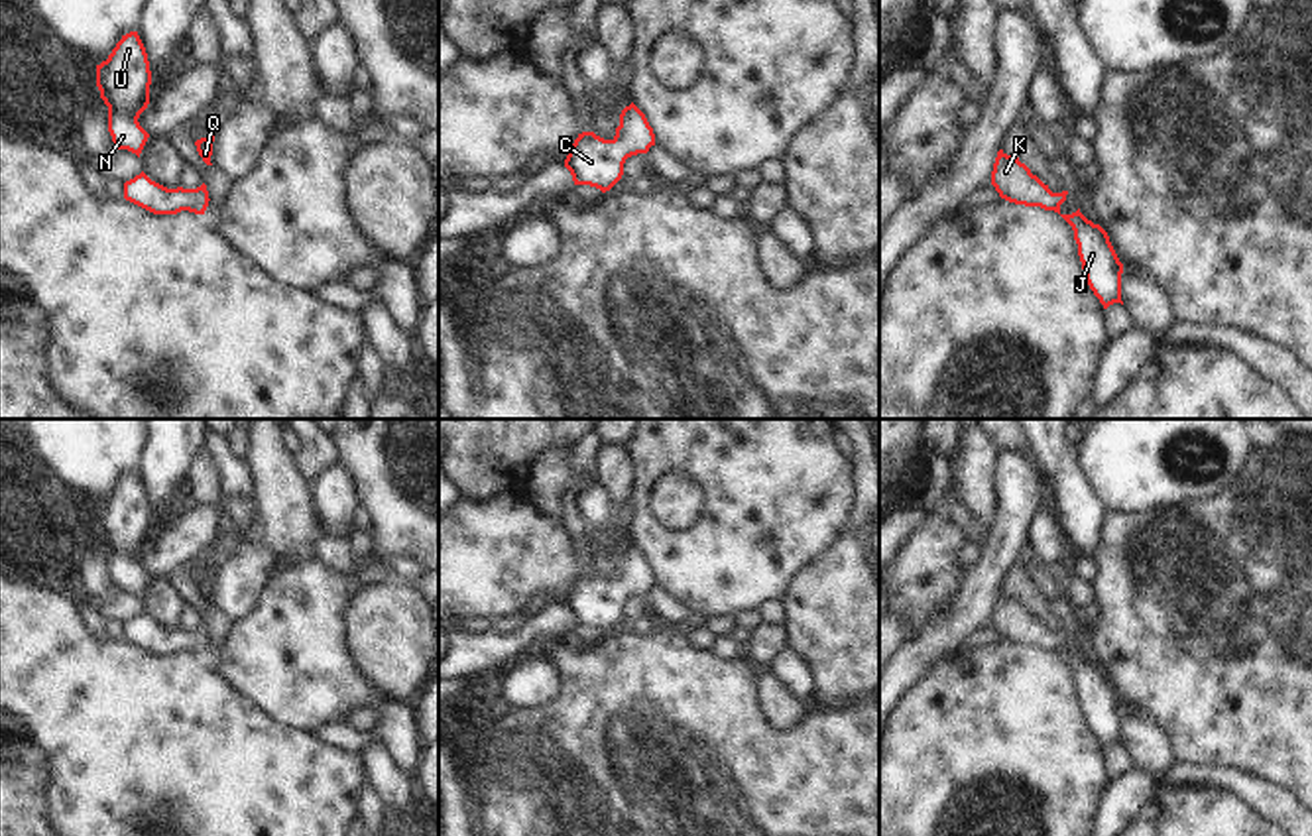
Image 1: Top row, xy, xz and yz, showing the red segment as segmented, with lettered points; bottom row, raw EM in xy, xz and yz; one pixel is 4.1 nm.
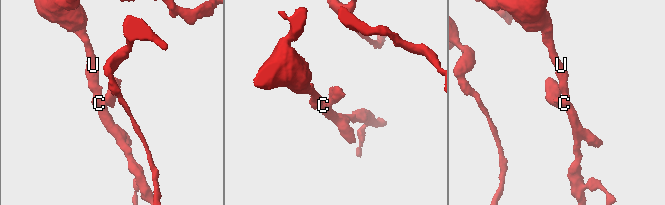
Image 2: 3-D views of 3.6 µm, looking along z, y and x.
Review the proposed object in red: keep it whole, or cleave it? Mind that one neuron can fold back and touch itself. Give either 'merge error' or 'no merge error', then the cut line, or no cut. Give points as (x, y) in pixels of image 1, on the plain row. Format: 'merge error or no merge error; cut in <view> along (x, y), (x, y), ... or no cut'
no merge error; no cut

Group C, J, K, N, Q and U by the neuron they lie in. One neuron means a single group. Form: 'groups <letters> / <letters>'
groups C J K N Q U

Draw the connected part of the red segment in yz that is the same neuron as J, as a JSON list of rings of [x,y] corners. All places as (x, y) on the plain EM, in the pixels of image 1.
[[[999,590],[995,598],[991,626],[999,637],[1009,643],[1058,653],[1074,671],[1082,710],[1094,736],[1100,740],[1103,749],[1113,744],[1123,746],[1123,704],[1119,702],[1107,673],[1100,665],[1088,661],[1080,649],[1072,655],[1060,653],[1060,645],[1066,641],[1068,631],[1052,633],[1048,626],[1019,602],[1017,596],[1007,596],[1003,590]]]

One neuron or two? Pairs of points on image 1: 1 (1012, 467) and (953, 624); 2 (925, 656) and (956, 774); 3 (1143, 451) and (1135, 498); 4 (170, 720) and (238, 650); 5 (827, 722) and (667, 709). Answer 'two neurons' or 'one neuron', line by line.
1: one neuron
2: two neurons
3: one neuron
4: two neurons
5: one neuron

